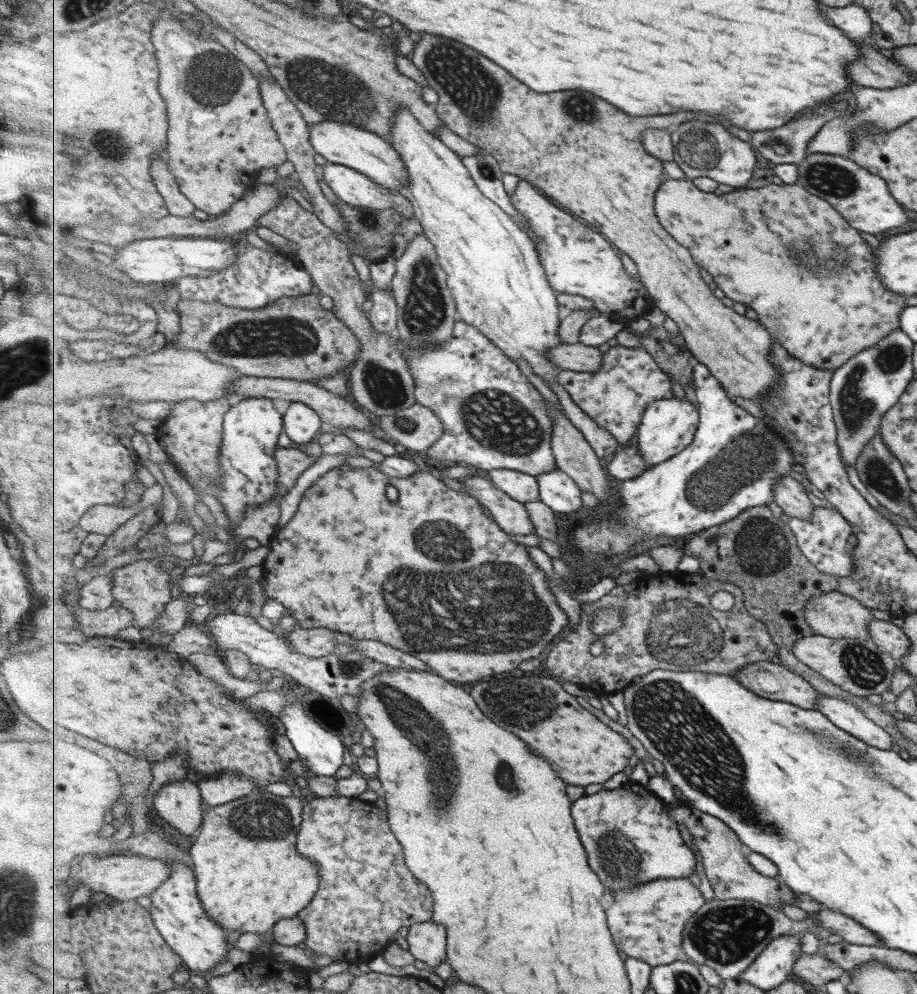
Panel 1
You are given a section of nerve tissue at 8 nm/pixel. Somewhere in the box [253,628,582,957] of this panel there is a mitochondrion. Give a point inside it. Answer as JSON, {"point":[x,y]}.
{"point":[407,713]}

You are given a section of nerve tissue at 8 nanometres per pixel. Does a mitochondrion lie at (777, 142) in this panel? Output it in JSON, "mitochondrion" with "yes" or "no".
{"mitochondrion":"no"}

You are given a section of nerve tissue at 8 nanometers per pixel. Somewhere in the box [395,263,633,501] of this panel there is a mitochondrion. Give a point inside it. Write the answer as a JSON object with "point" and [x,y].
{"point":[493,418]}

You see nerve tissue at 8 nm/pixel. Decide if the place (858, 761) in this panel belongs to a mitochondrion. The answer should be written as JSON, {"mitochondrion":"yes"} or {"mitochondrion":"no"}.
{"mitochondrion":"yes"}

